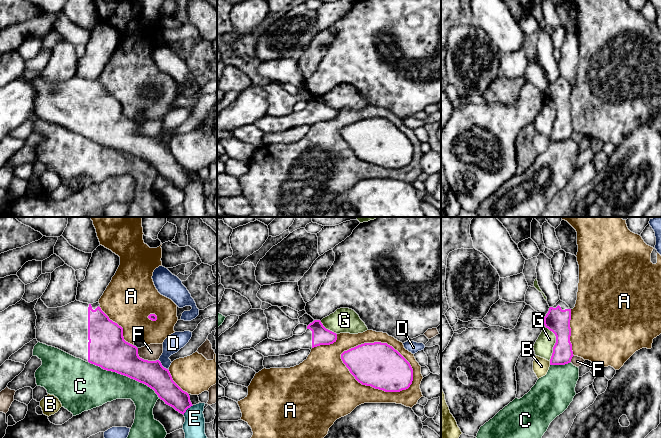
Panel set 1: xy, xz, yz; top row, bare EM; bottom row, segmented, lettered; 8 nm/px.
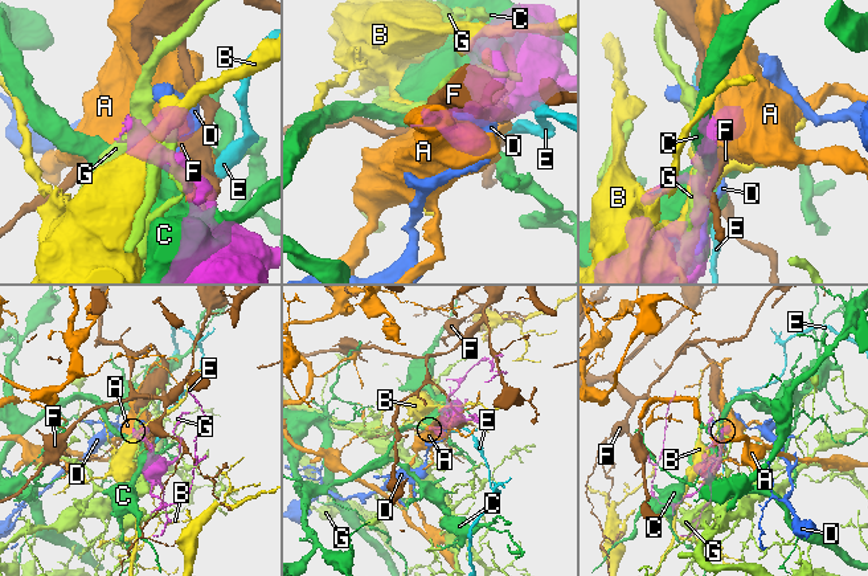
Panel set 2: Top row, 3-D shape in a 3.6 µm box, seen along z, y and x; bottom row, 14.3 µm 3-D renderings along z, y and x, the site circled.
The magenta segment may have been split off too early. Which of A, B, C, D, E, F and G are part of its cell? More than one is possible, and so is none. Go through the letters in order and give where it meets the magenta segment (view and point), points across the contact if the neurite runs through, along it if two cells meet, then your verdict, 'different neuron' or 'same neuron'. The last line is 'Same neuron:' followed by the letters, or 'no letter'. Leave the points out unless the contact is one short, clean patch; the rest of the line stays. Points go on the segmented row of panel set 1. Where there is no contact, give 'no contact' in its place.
A: meets magenta in xz at (372, 386); different neuron
B: meets magenta in yz at (550, 363); border along yz (549, 361), (550, 364); different neuron
C: meets magenta in xy at (124, 375); different neuron
D: meets magenta in xy at (161, 365); border along xy (158, 359), (168, 370); different neuron
E: meets magenta in xy at (187, 408); different neuron
F: meets magenta in xy at (143, 359); different neuron
G: meets magenta in yz at (555, 343); different neuron
Same neuron: no letter

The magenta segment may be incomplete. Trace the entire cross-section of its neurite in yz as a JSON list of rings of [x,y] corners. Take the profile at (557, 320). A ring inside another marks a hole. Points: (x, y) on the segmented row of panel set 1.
[[[559,300],[553,307],[549,308],[544,317],[544,325],[556,336],[556,343],[550,359],[550,365],[565,365],[571,362],[573,355],[570,342],[571,309]]]

